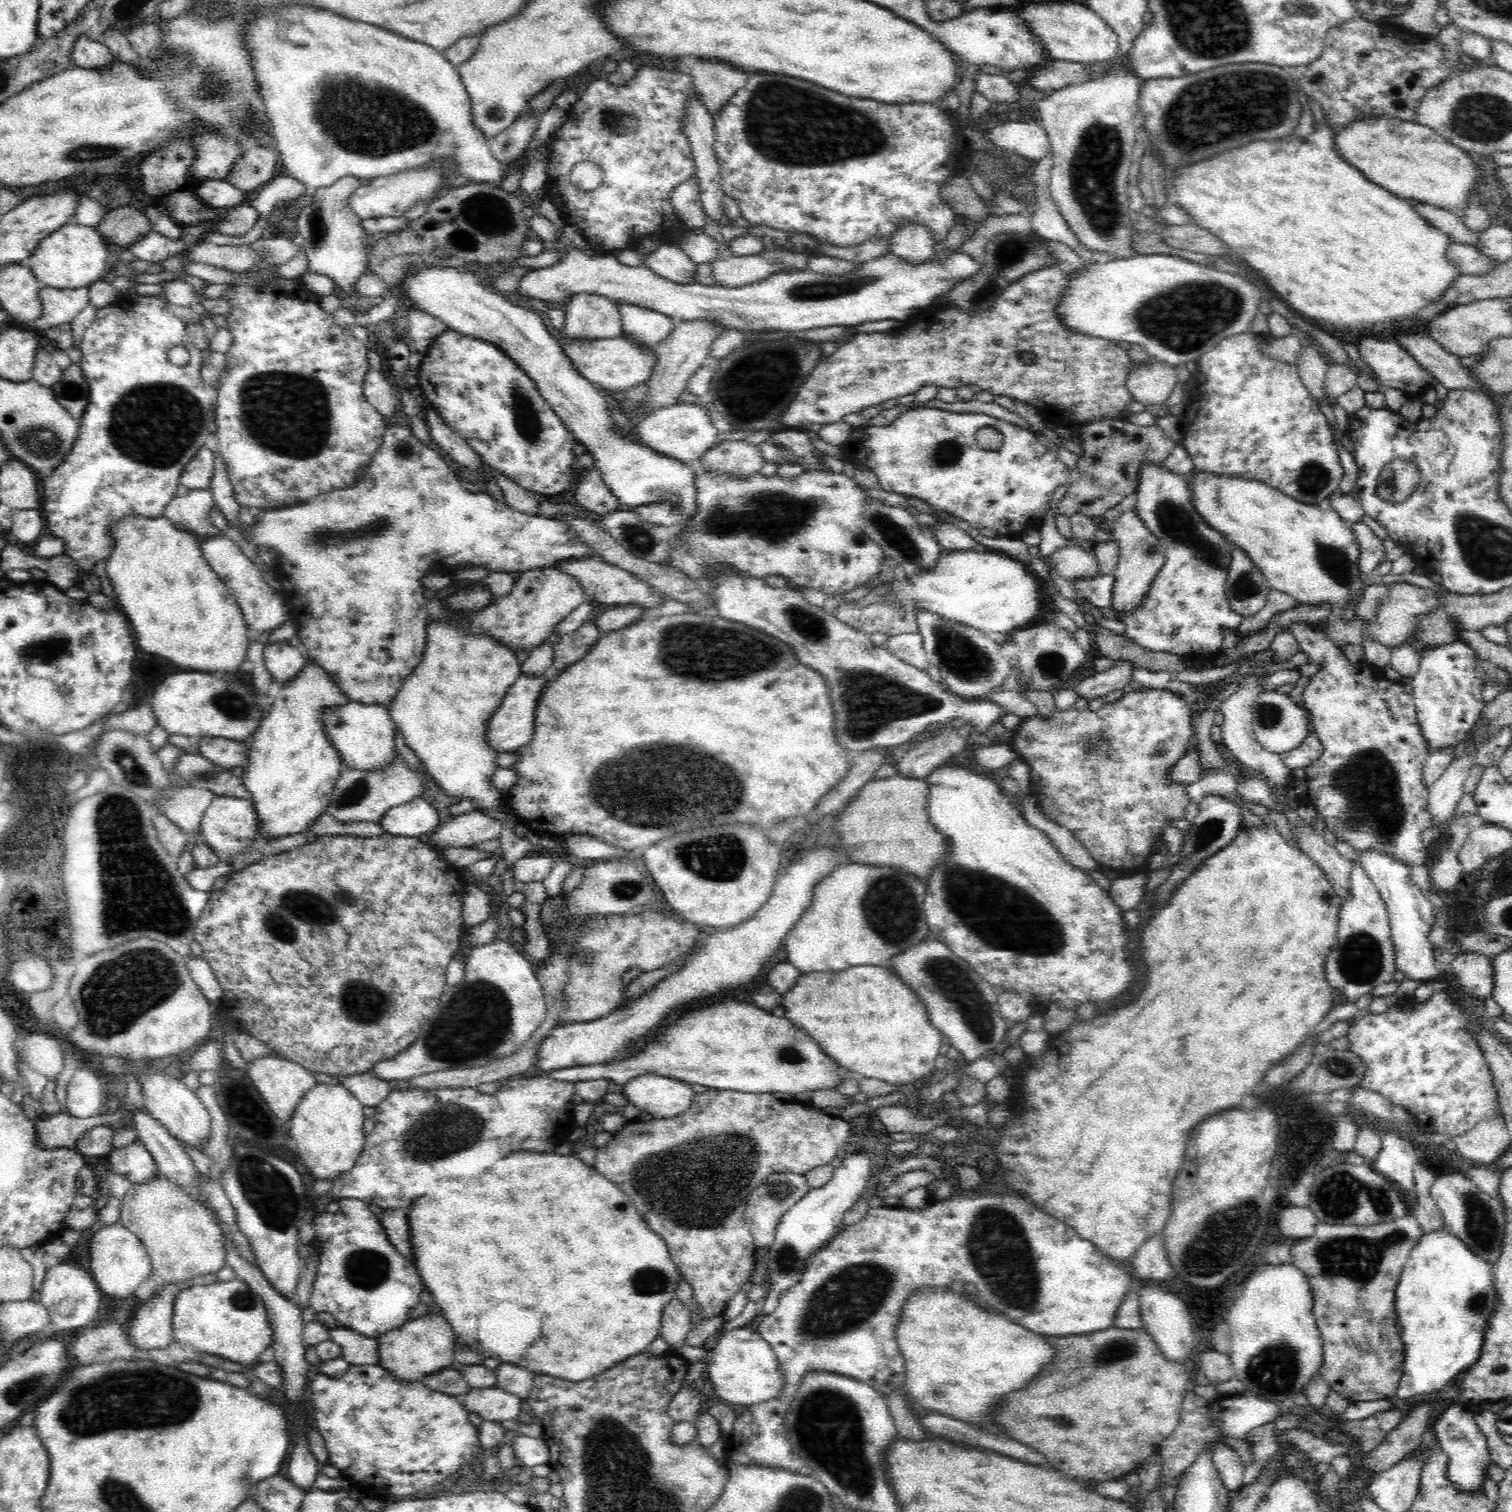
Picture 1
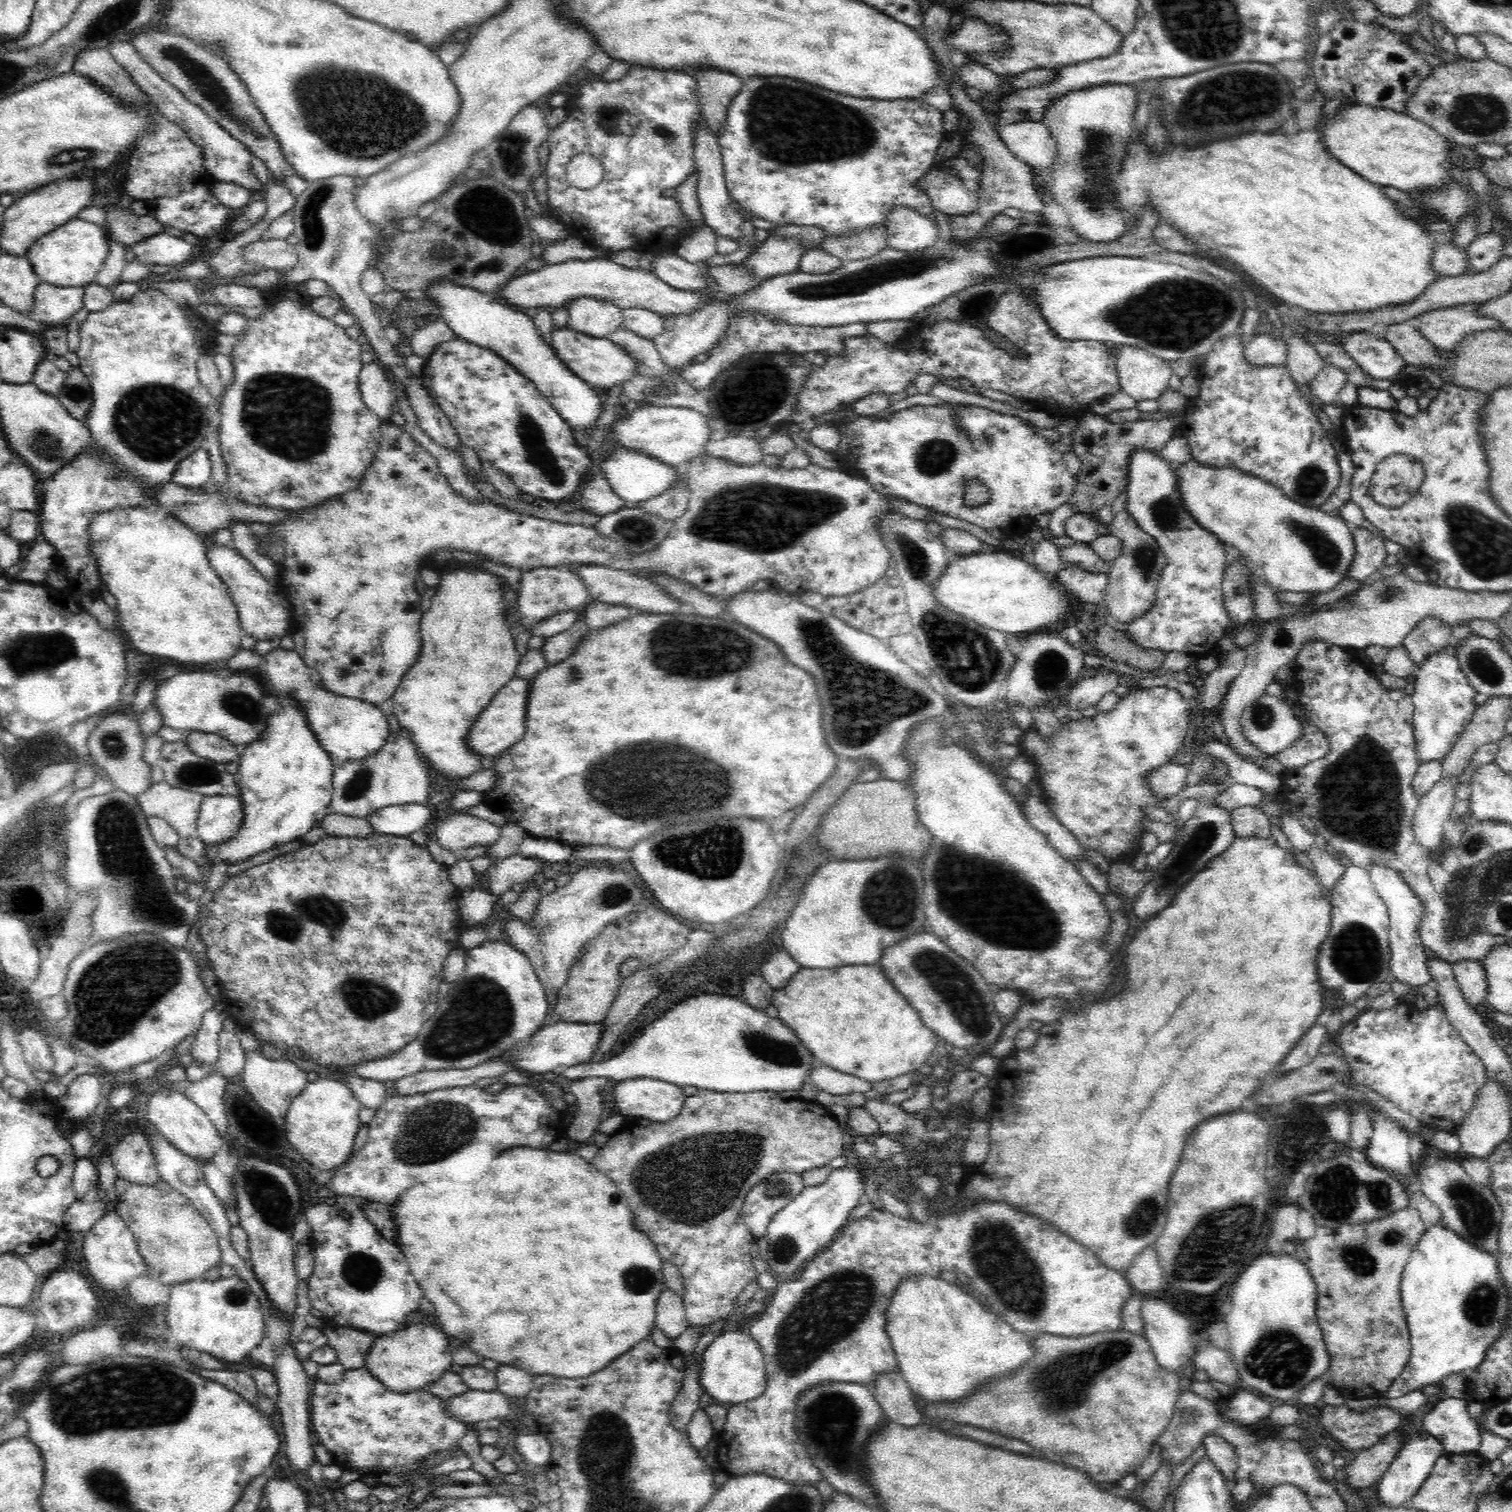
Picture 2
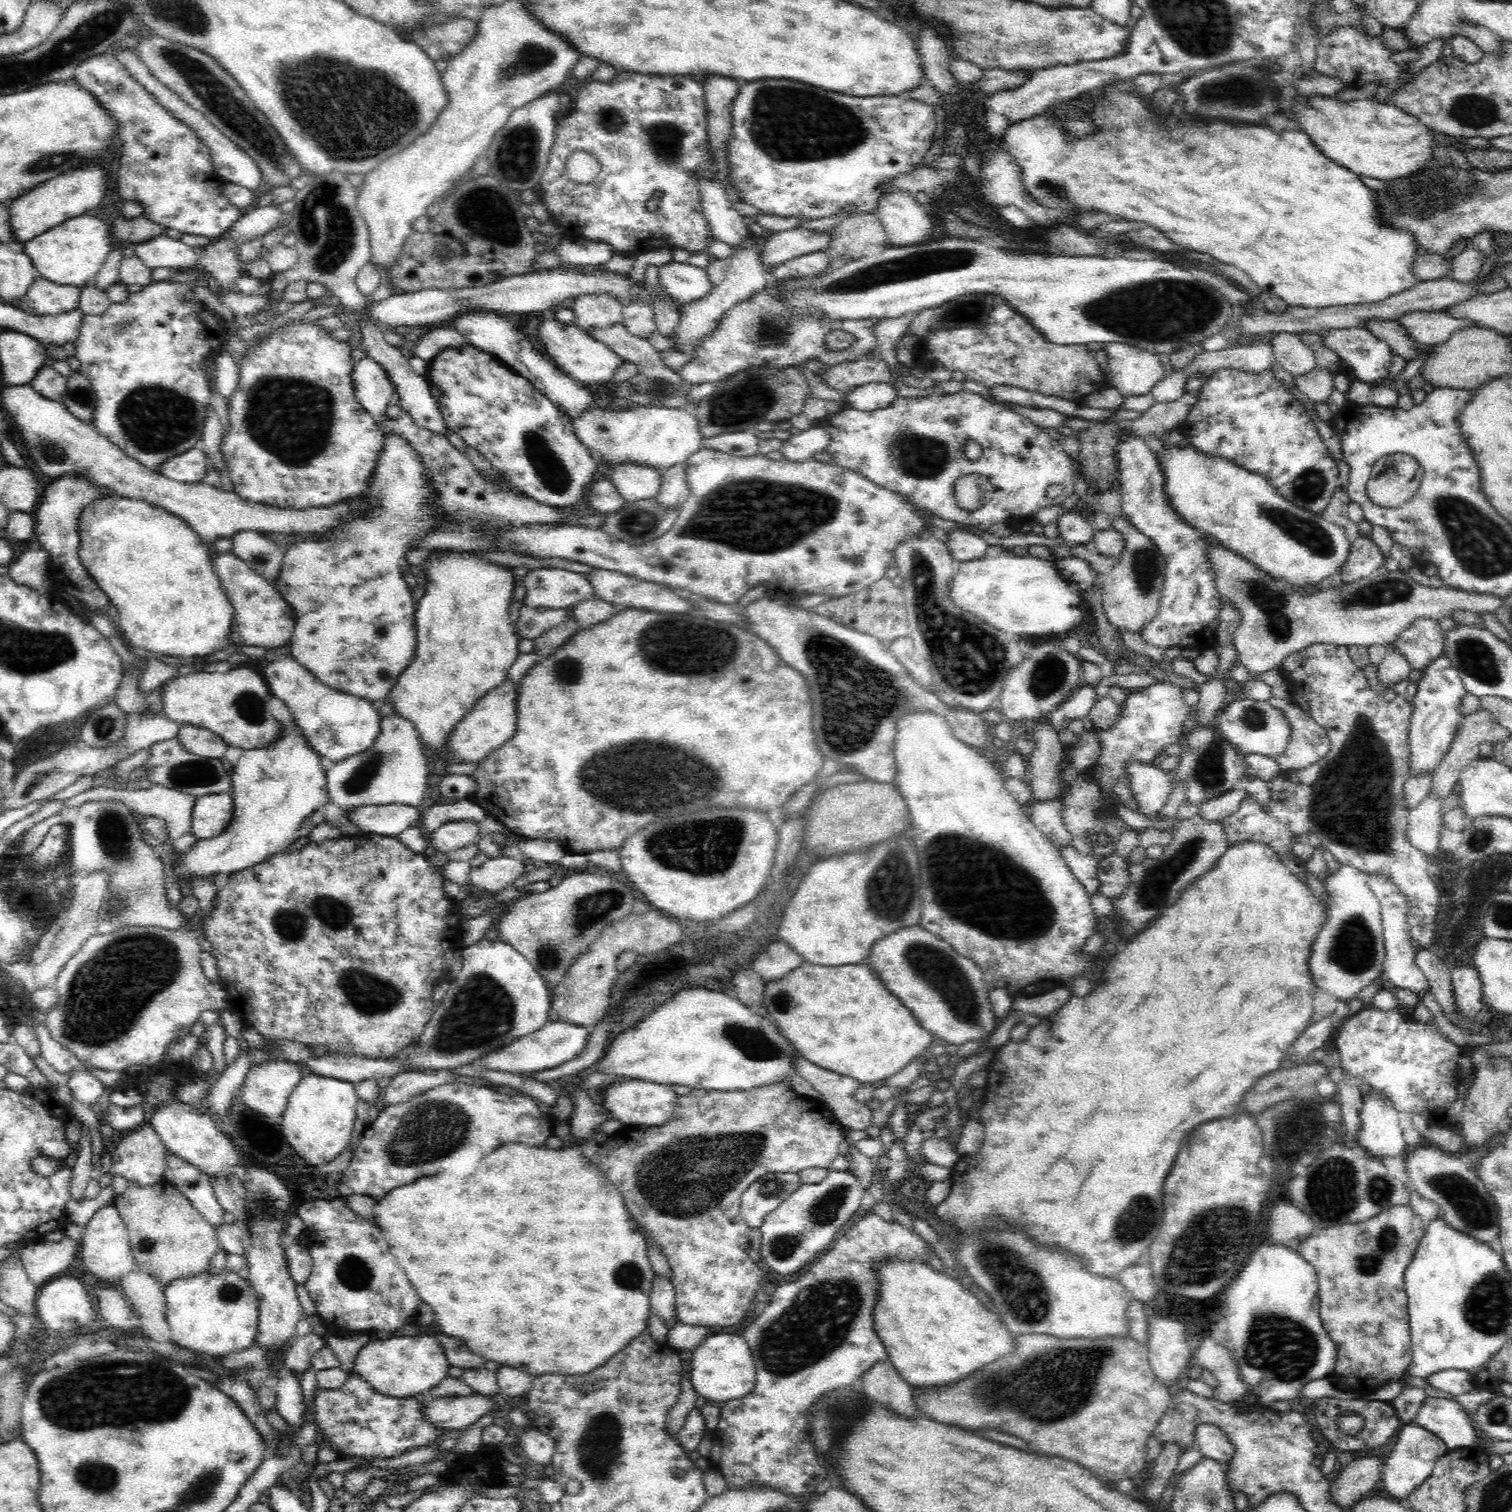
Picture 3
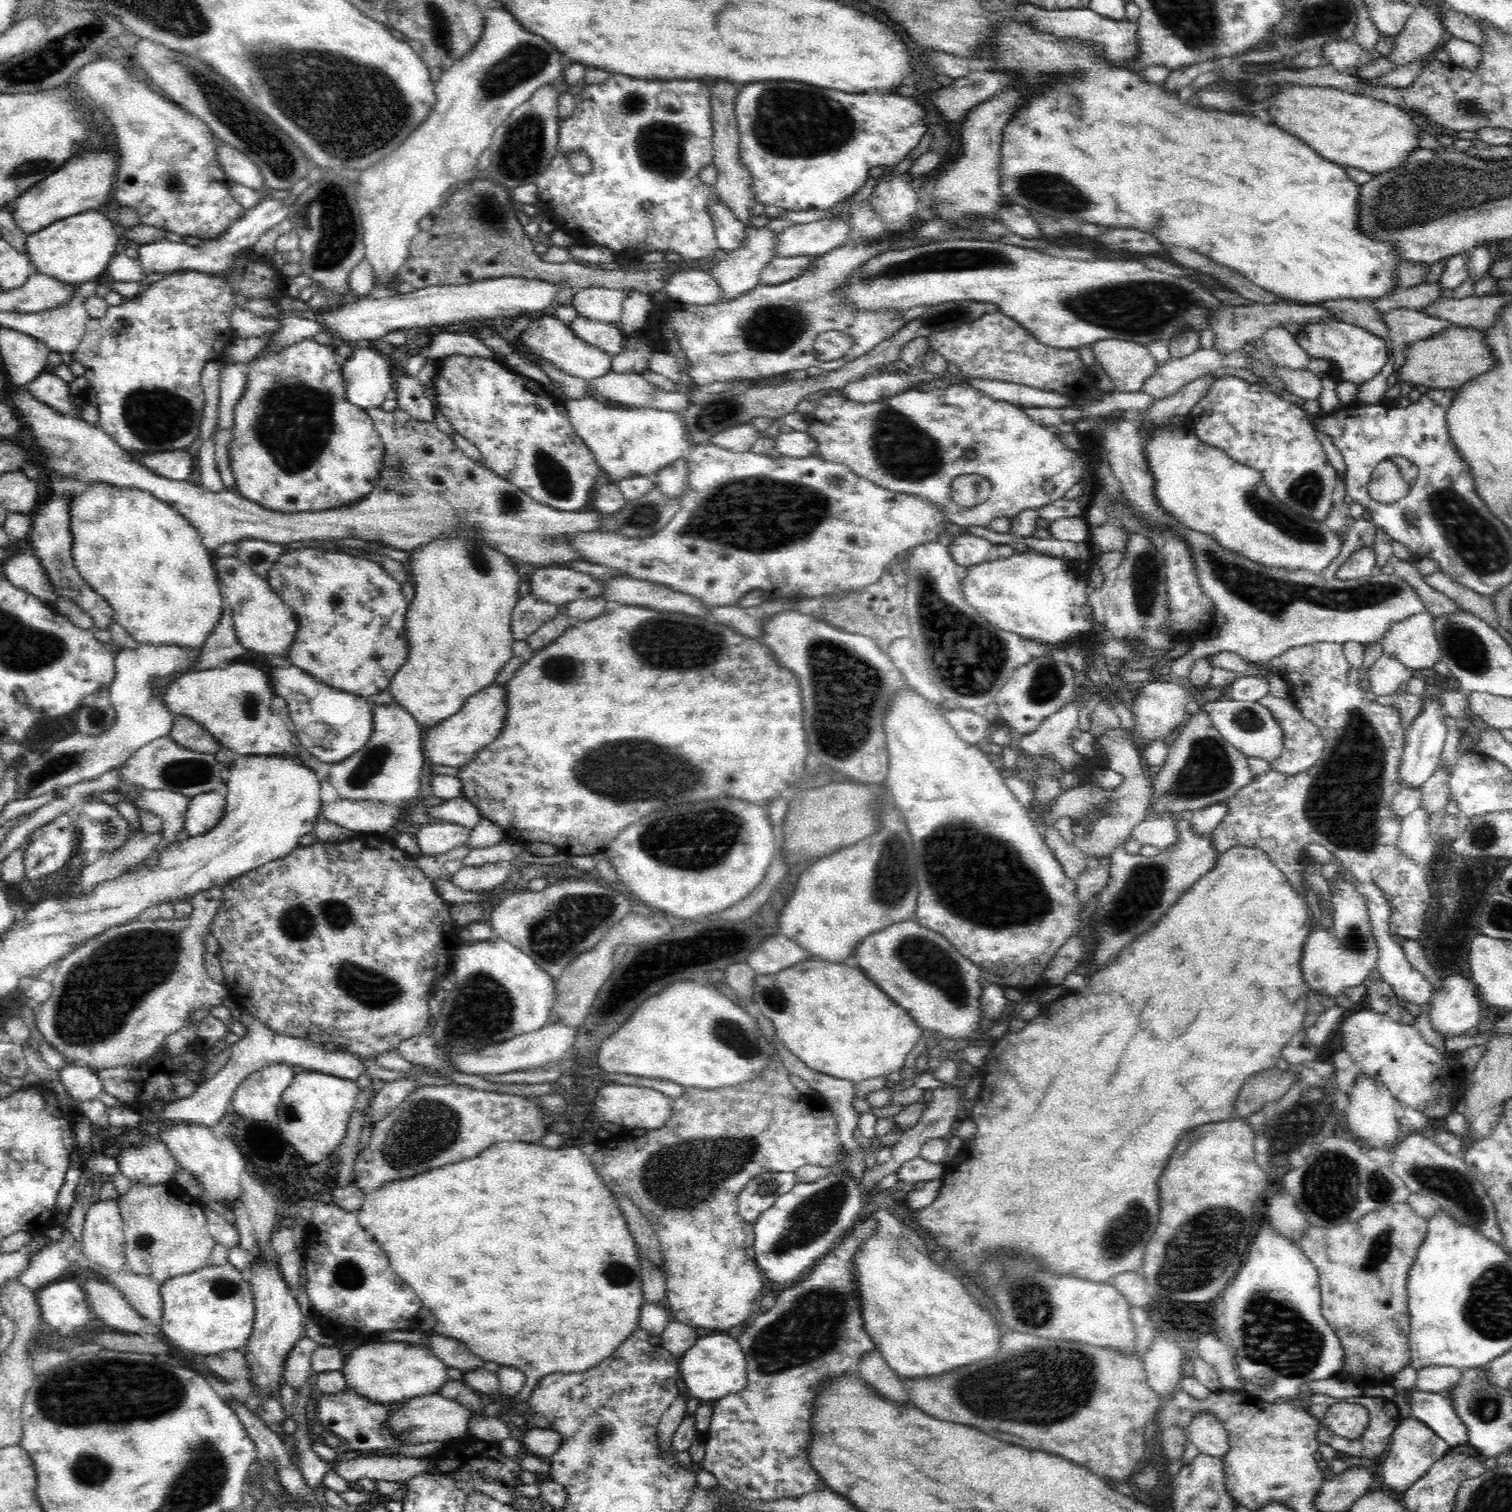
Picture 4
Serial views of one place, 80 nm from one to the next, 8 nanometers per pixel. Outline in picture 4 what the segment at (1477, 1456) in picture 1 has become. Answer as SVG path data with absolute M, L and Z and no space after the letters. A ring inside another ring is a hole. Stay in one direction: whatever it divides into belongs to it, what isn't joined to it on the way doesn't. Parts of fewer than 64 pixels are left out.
M1415 1388L1396 1390L1396 1398L1400 1396L1408 1399L1412 1417L1428 1426L1450 1447L1468 1443L1467 1425L1458 1417L1450 1397Z

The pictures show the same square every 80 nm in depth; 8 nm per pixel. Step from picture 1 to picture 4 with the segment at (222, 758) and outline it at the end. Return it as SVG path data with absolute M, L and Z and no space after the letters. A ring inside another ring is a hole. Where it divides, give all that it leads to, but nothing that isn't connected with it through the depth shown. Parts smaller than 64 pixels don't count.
M185 716L176 717L168 736L180 746L200 754L214 755L216 752L220 752L222 747L210 731Z

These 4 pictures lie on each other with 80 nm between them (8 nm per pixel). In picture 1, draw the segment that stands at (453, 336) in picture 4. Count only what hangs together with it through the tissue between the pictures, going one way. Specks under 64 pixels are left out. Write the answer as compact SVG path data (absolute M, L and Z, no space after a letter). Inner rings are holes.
M408 308L406 314L408 314L407 319L410 329L409 337L416 345L416 352L422 356L426 355L430 344L436 340L436 337L450 330L440 318L435 318L422 309Z

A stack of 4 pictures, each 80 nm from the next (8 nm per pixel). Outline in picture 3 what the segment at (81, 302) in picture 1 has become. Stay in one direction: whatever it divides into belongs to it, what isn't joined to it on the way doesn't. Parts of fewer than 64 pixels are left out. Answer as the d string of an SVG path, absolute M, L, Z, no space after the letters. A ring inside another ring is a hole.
M44 277L36 278L28 292L10 305L18 306L24 312L37 316L55 316L79 308L81 287L60 285Z

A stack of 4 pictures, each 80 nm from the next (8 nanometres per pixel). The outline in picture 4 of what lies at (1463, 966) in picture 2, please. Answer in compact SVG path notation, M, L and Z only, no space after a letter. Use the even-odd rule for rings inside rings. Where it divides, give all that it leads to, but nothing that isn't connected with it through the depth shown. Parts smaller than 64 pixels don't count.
M1452 974L1443 980L1440 988L1436 988L1436 992L1425 1010L1429 1014L1435 1032L1439 1032L1444 1040L1447 1037L1461 1036L1466 1030L1474 1028L1480 1022L1480 1002L1476 997L1476 987L1468 976Z

